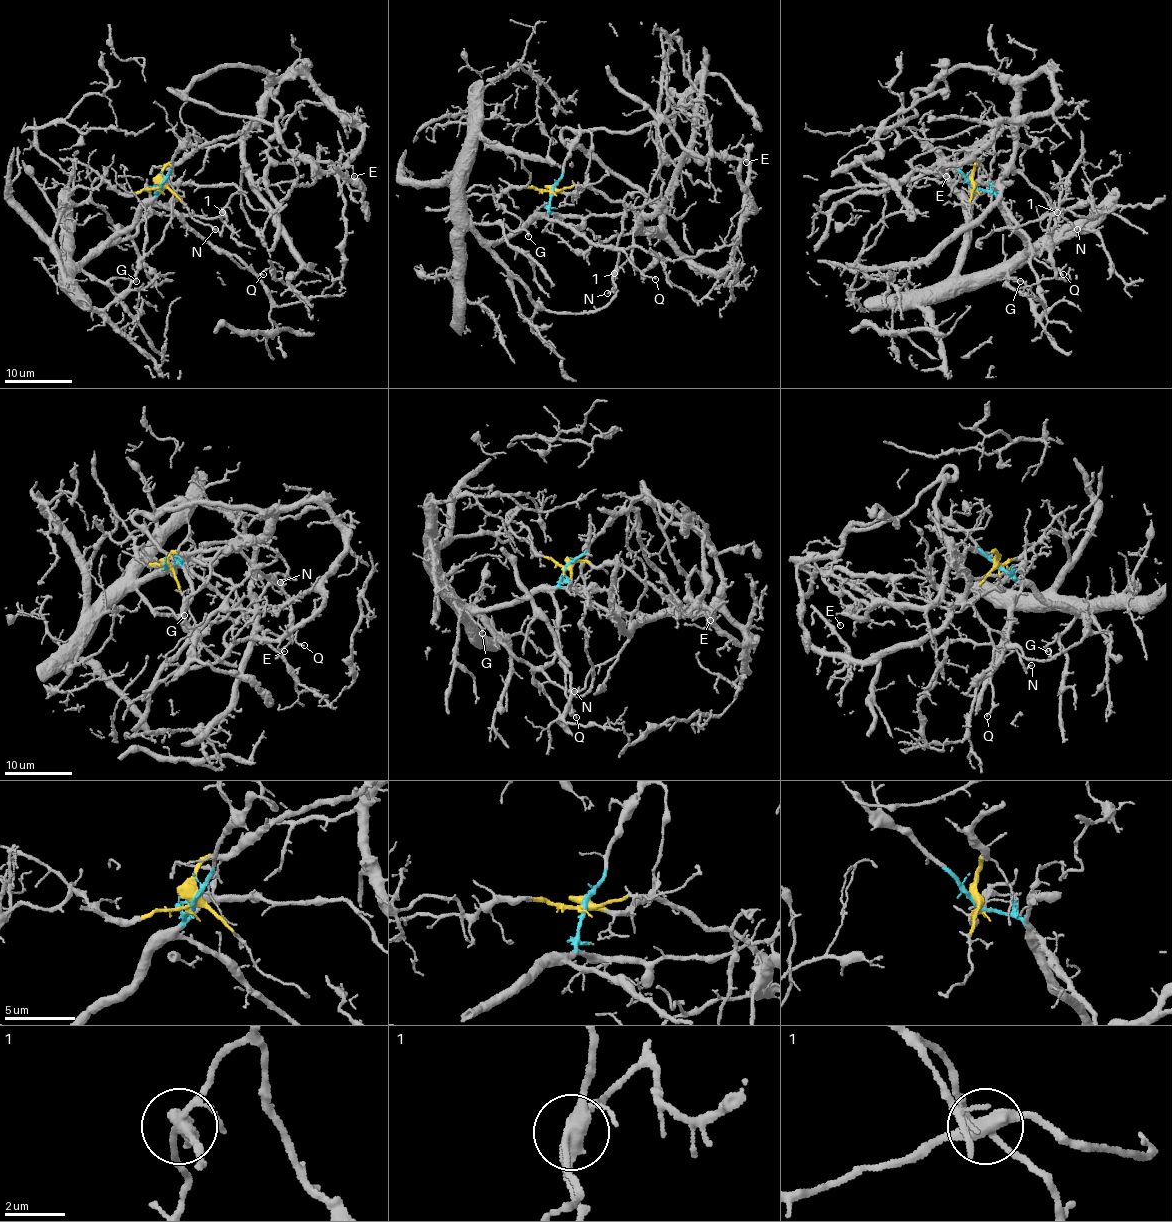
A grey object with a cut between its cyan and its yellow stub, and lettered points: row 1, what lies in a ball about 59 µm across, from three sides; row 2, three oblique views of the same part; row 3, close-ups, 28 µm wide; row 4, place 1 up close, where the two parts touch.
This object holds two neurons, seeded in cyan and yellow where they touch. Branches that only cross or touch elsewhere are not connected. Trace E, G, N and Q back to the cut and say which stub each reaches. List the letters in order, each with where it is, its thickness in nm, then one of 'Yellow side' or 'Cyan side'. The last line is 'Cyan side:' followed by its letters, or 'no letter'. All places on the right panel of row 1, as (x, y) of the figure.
E: Place: (946, 176). Thickness 100 nm. Yellow side
G: Place: (1020, 281). Thickness 200 nm. Cyan side
N: Place: (1077, 229). Thickness 140 nm. Yellow side
Q: Place: (1063, 274). Thickness 150 nm. Cyan side
Cyan side: G, Q

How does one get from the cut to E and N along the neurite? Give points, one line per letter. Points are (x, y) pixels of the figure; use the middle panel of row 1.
E: (552, 189), (591, 187), (622, 201), (700, 267), (720, 271), (754, 206), (739, 179), (744, 153), (746, 162)
N: (552, 189), (573, 193), (591, 187), (622, 201), (639, 223), (632, 254), (613, 272), (615, 288), (607, 293)

